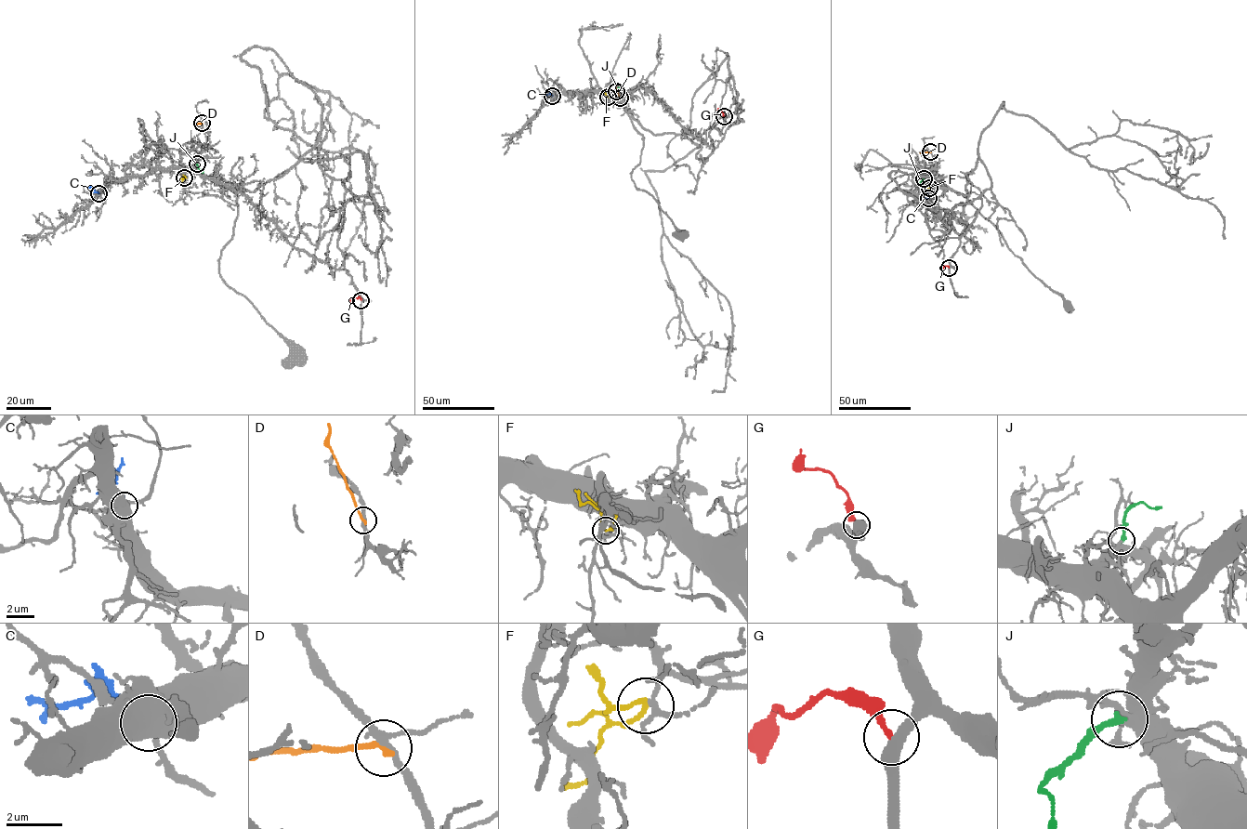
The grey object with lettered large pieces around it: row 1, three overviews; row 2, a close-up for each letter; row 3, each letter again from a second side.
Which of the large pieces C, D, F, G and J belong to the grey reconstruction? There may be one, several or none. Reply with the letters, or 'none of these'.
J

